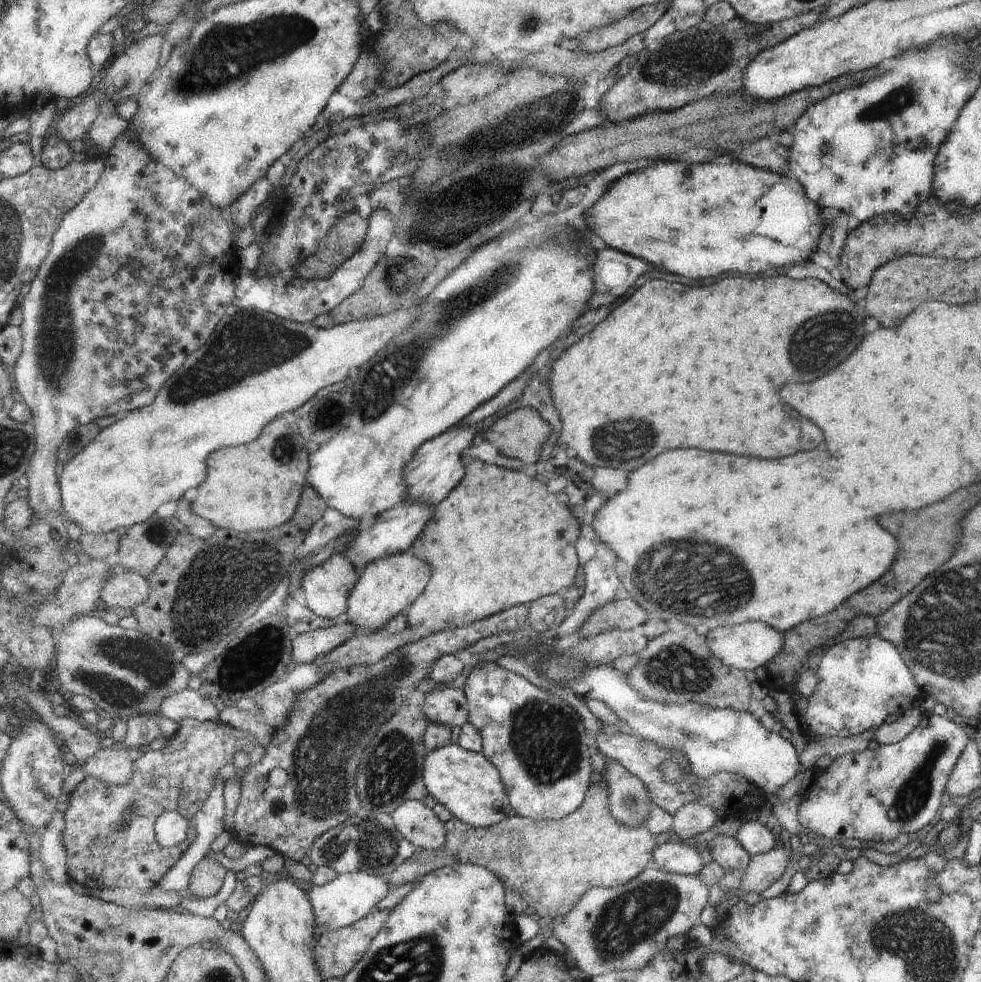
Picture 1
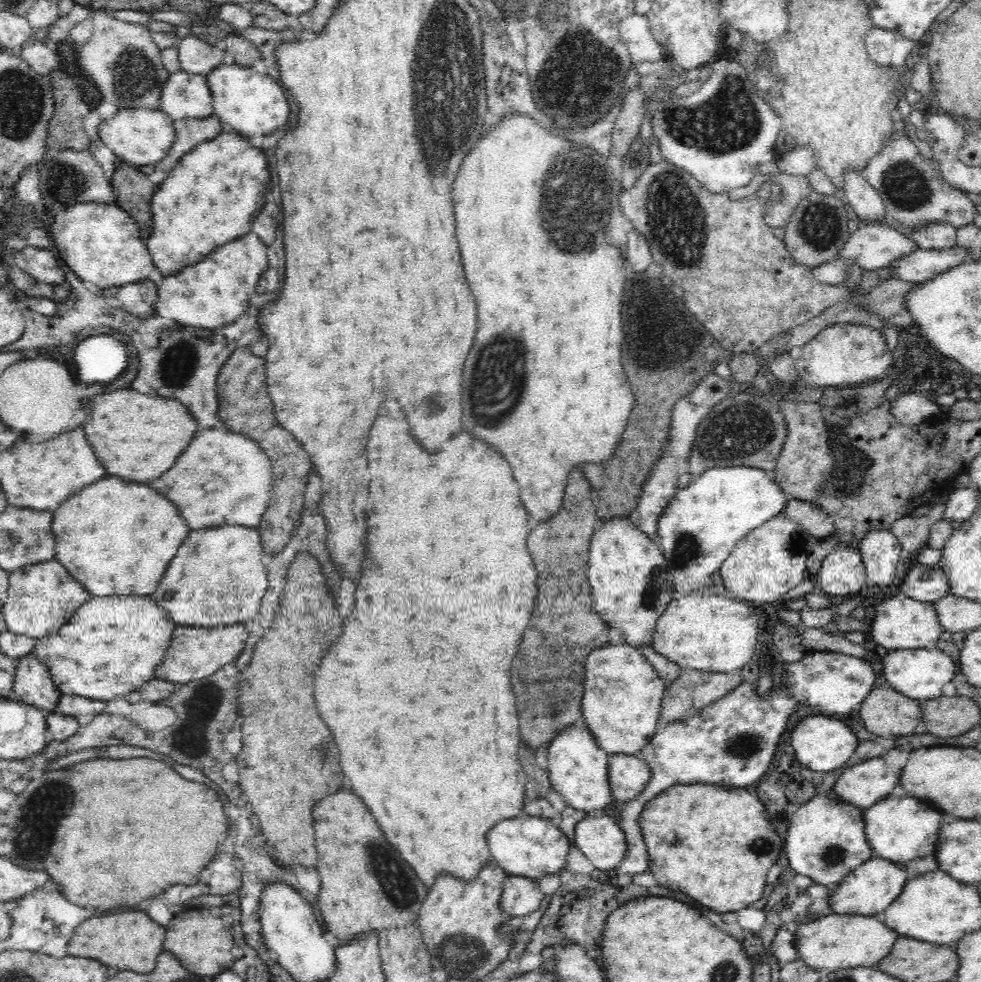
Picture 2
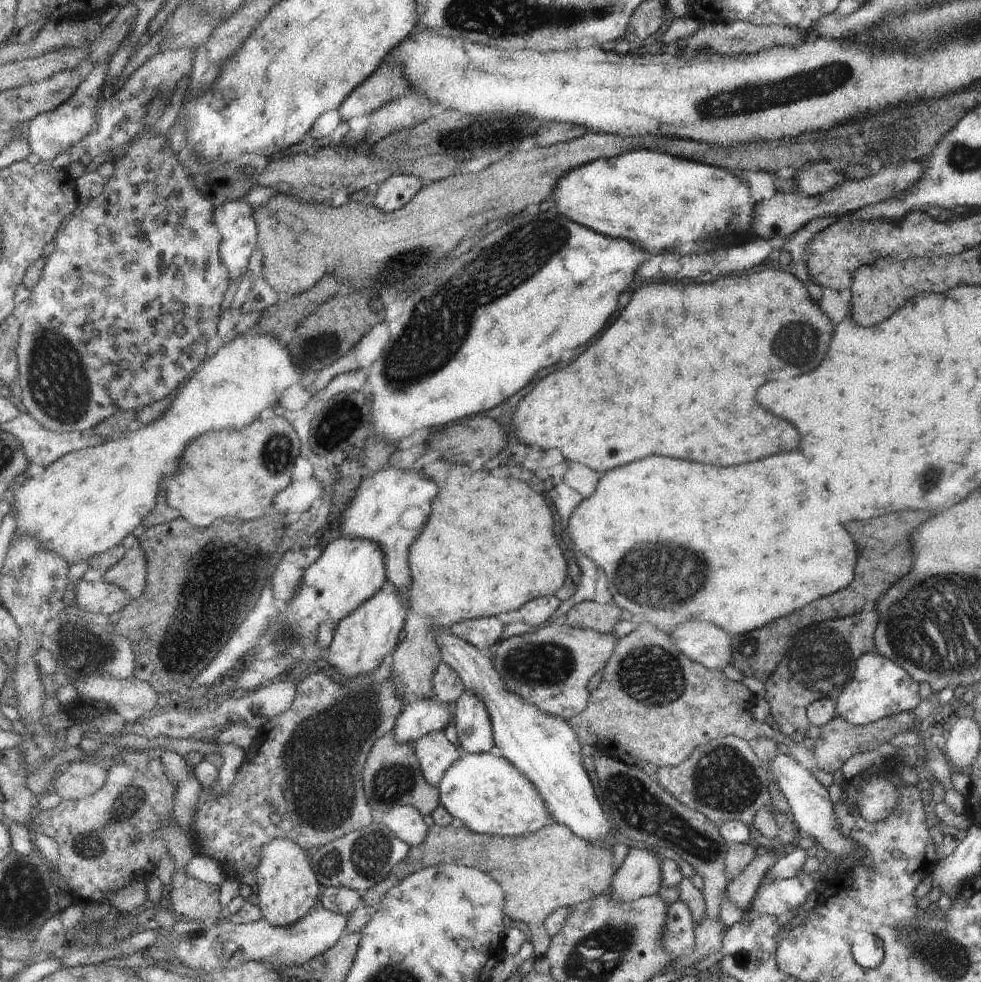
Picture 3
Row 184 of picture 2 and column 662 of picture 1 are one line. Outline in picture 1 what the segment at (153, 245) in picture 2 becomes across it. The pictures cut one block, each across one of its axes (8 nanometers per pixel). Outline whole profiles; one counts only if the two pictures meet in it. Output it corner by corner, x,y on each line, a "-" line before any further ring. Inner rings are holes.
659,160
653,166
638,168
613,182
599,202
583,210
588,226
608,248
633,256
639,256
655,266
665,266
669,272
703,280
719,276
723,272
755,274
767,268
789,266
808,259
814,249
823,220
821,208
816,207
803,192
797,180
763,169
743,165
739,161
717,166
711,162
687,164
673,160
-
661,202
661,204
659,204
-
755,210
757,210
757,232
755,232
-
661,238
661,244
659,244
-
765,240
765,242
763,242
-
783,244
787,250
779,250
-
661,248
661,252
659,252

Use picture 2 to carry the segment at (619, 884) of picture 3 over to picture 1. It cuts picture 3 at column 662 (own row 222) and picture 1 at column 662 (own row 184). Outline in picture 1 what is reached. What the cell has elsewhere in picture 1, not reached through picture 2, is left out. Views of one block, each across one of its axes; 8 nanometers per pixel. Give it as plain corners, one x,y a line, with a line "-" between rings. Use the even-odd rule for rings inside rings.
691,841
667,842
653,852
653,867
659,871
680,875
696,875
701,869
701,857

